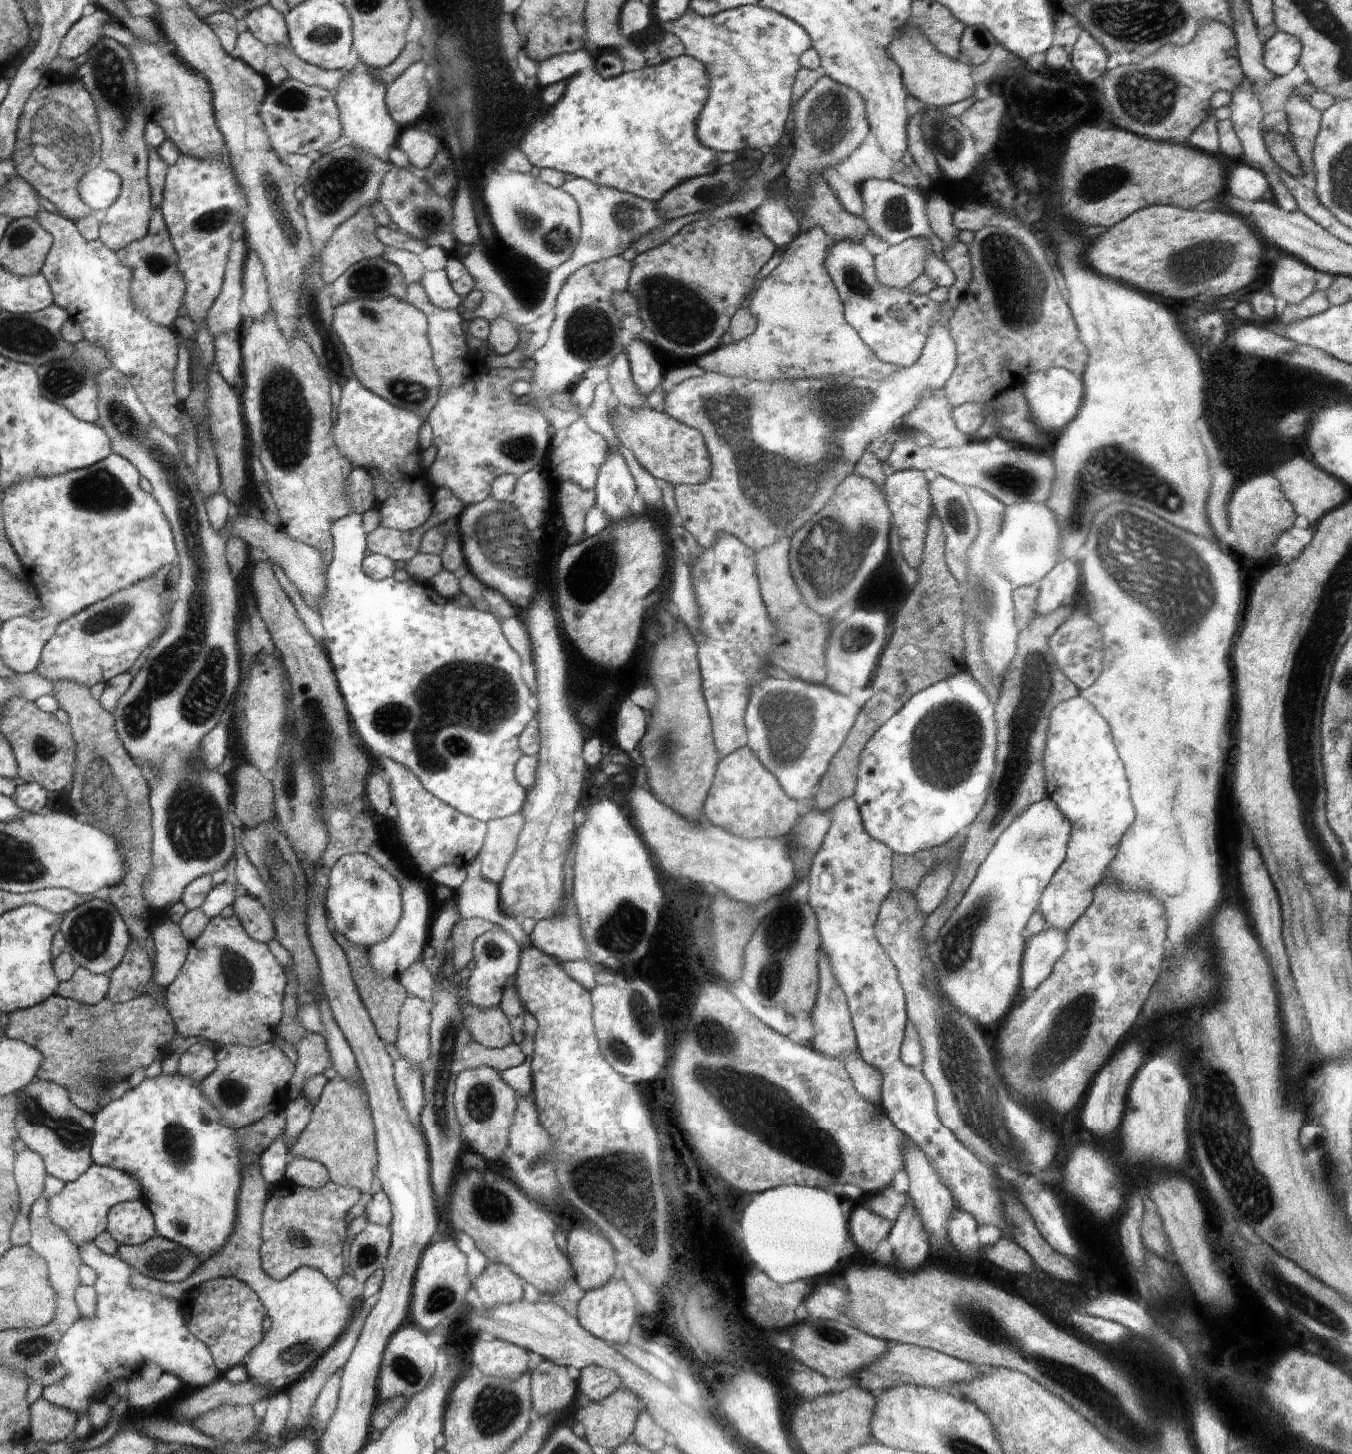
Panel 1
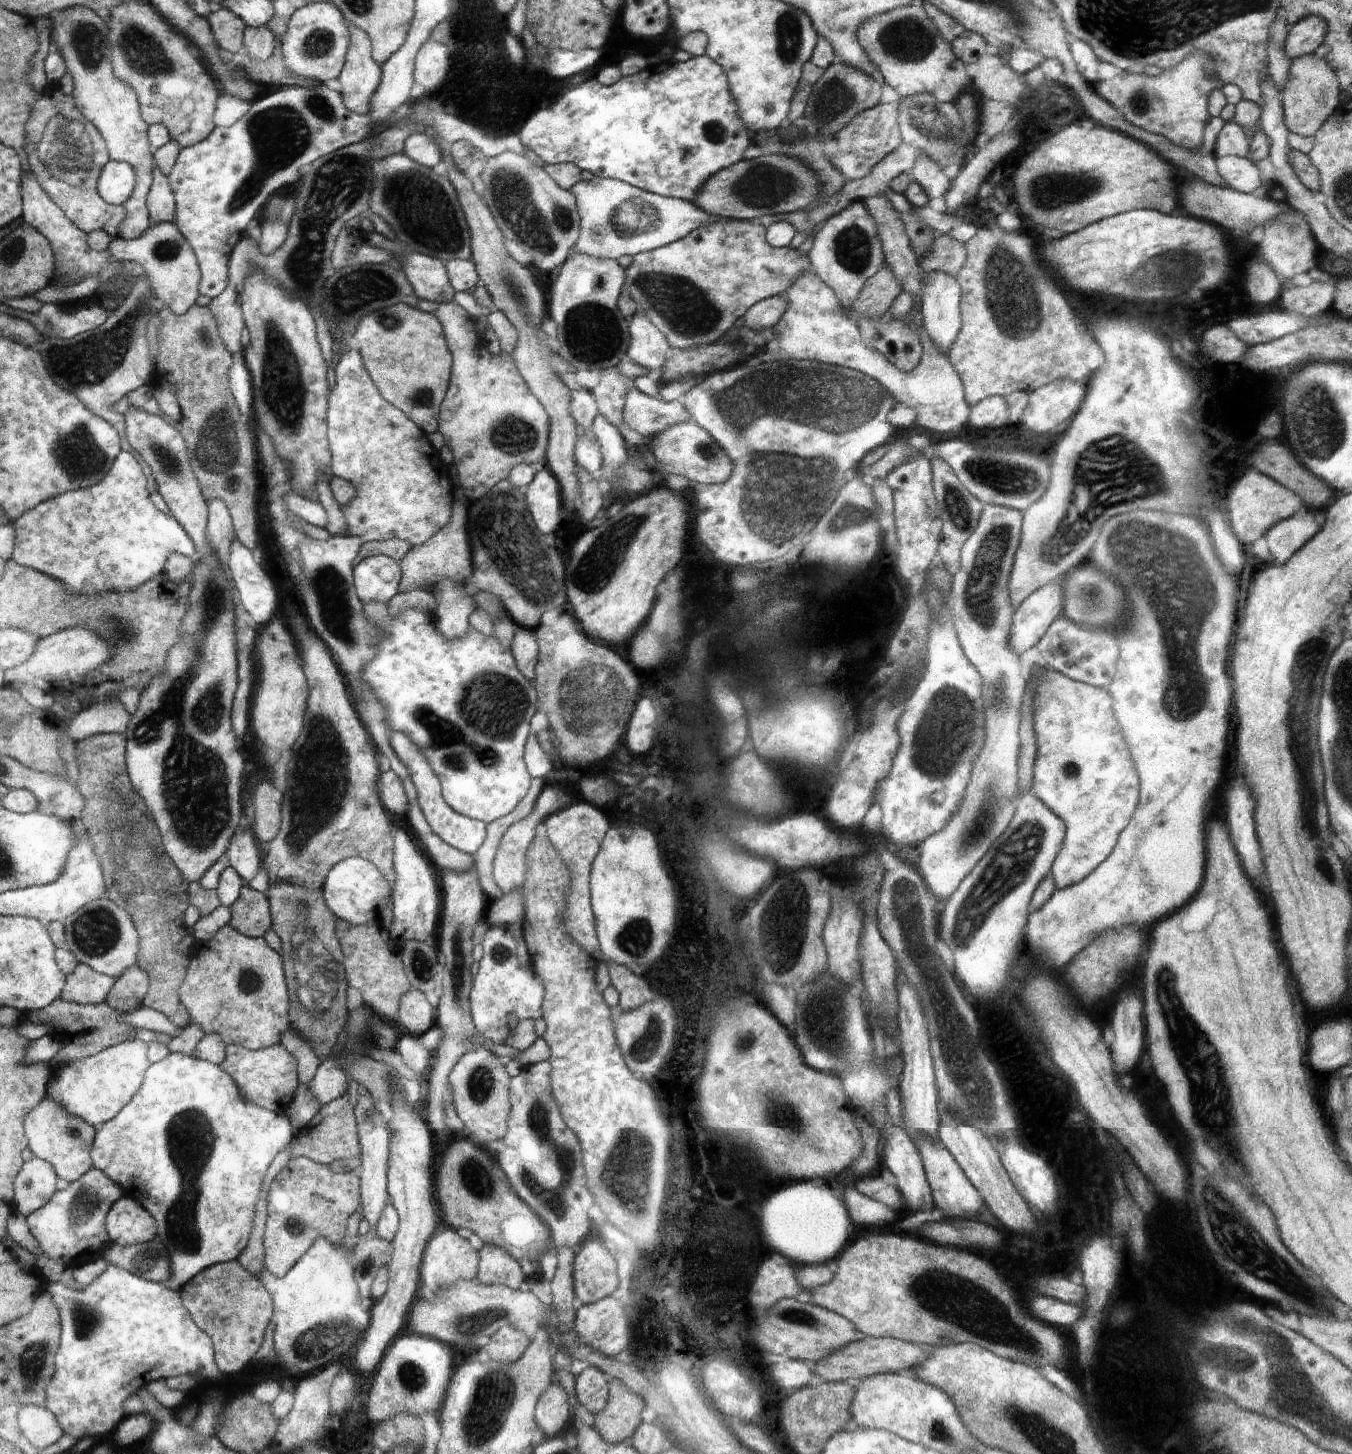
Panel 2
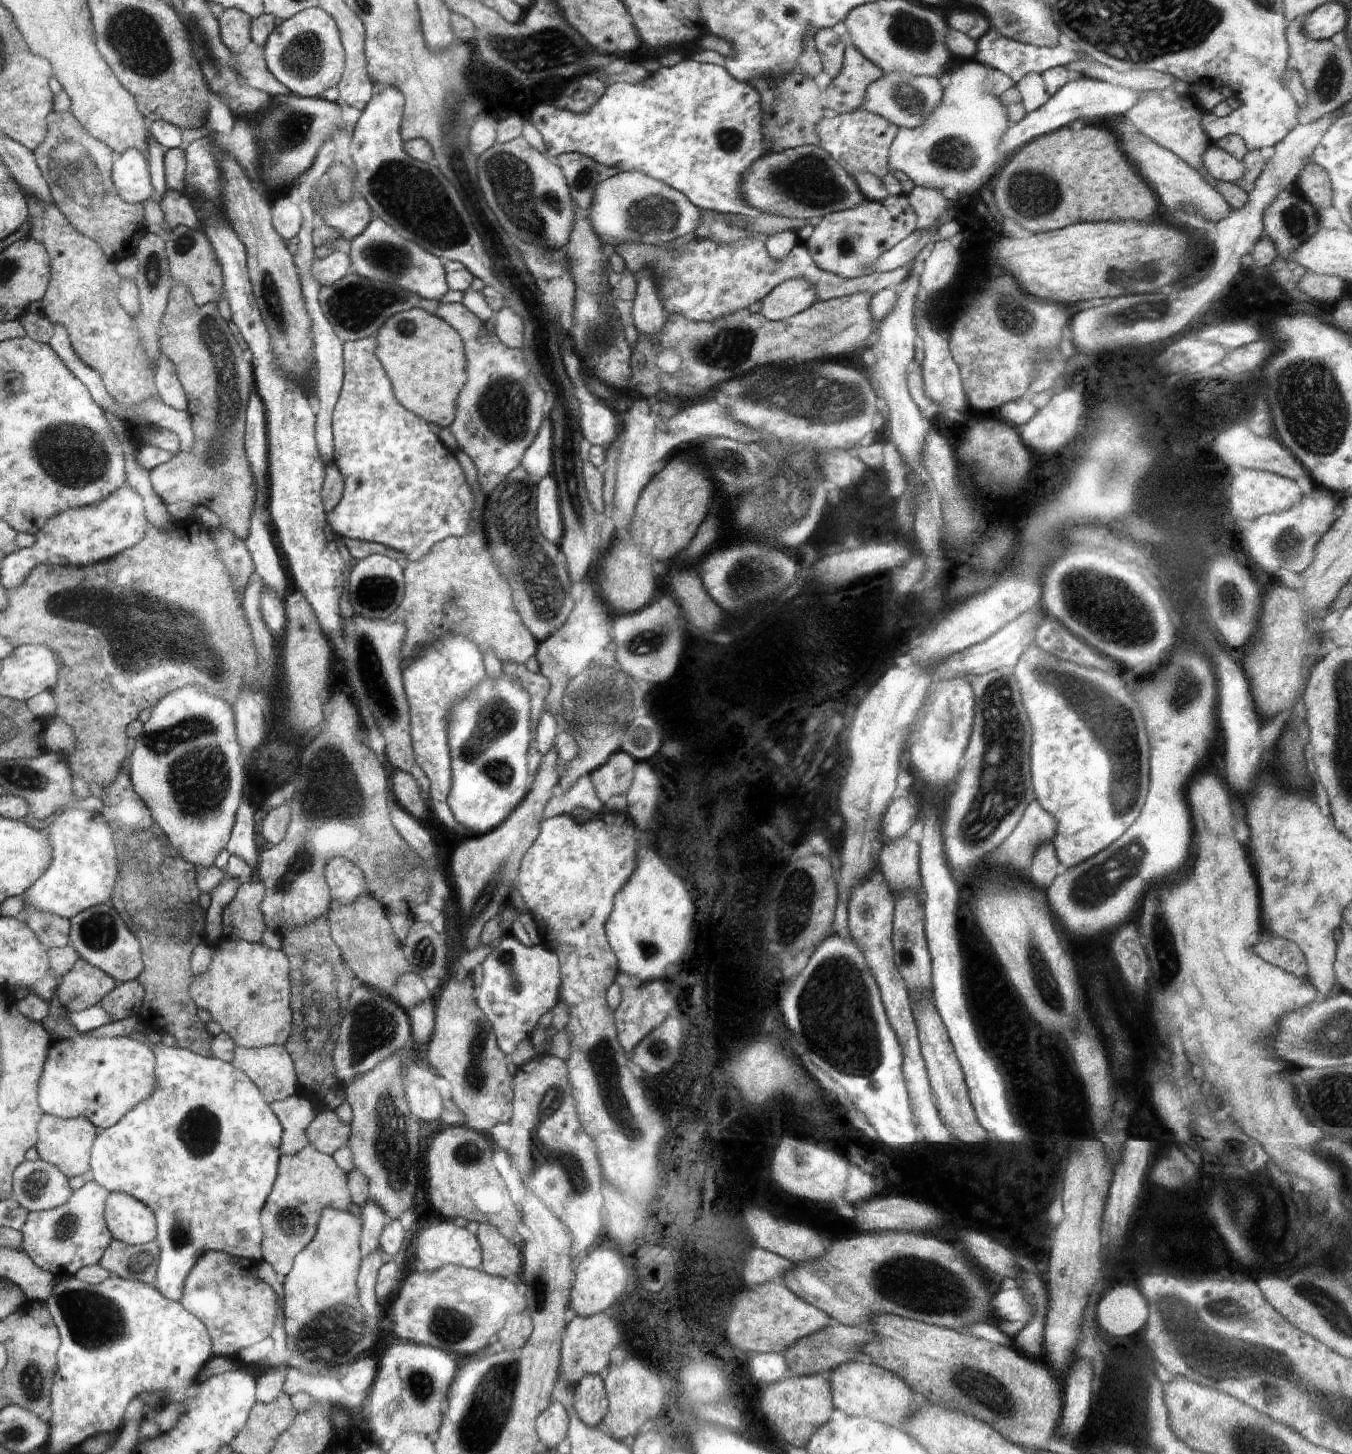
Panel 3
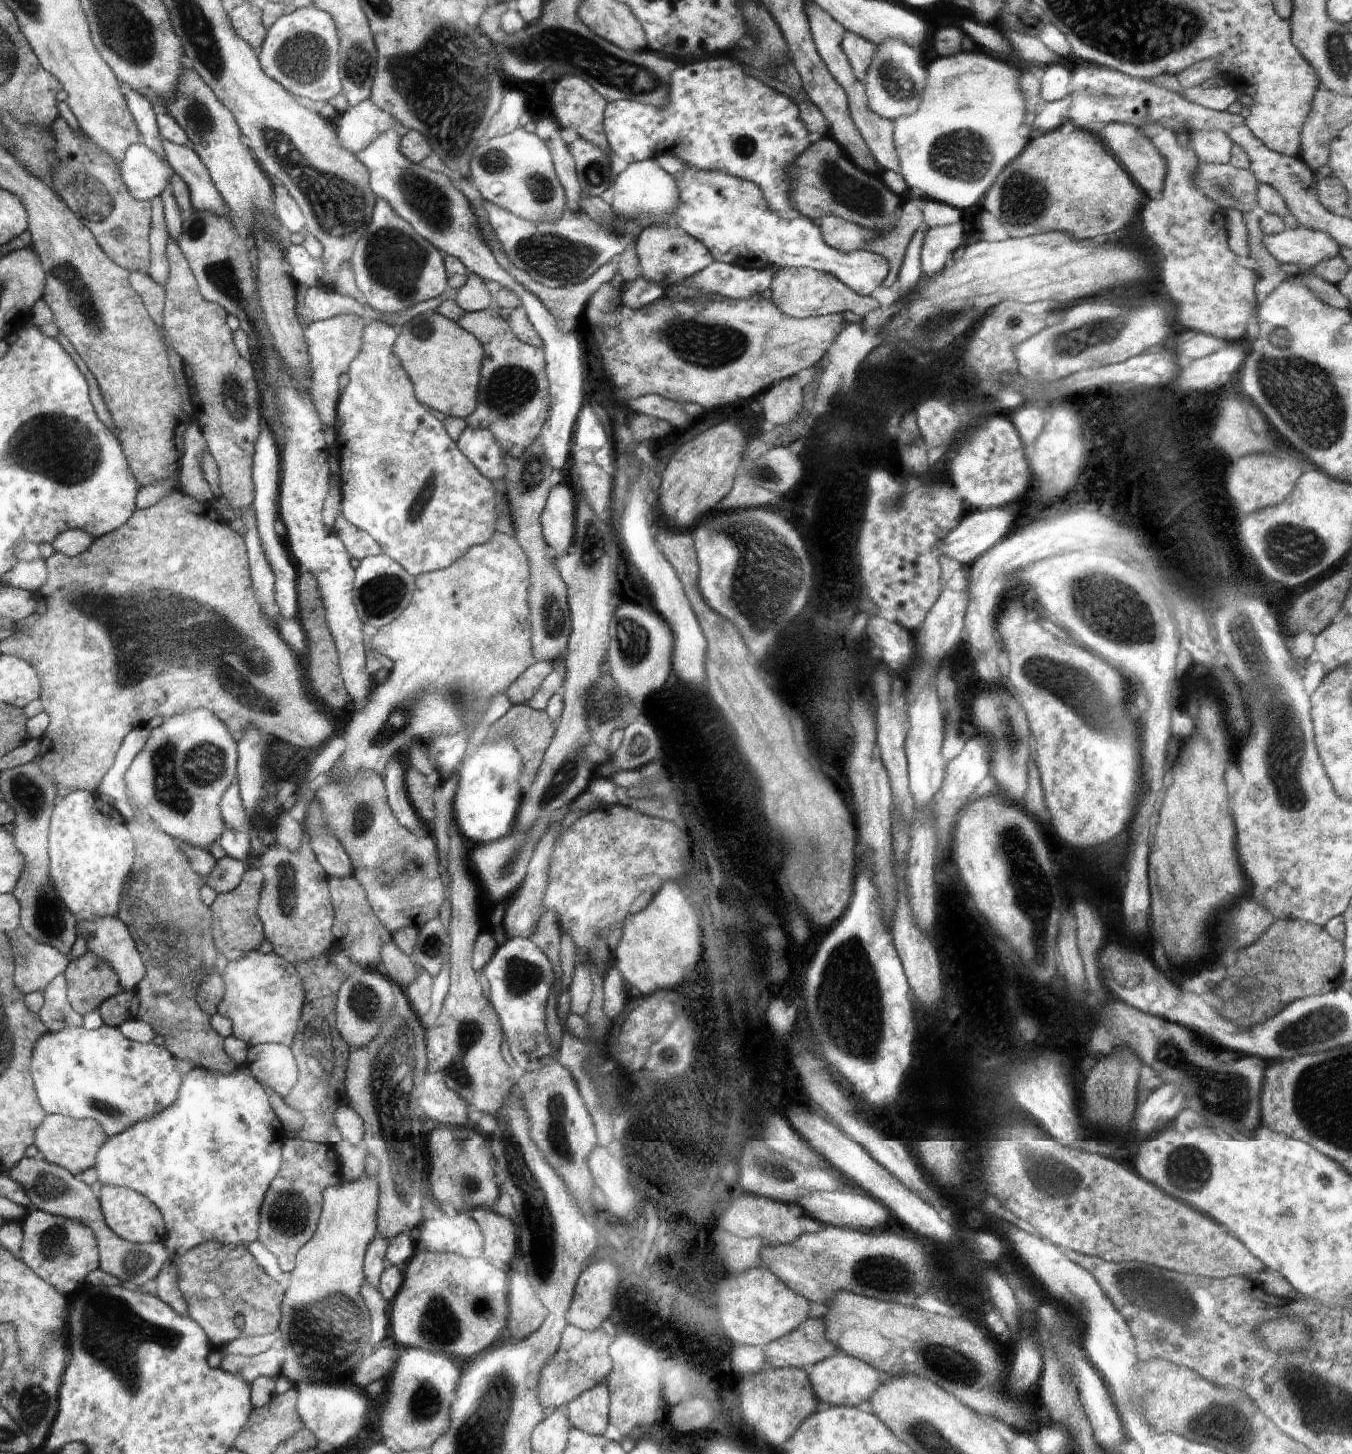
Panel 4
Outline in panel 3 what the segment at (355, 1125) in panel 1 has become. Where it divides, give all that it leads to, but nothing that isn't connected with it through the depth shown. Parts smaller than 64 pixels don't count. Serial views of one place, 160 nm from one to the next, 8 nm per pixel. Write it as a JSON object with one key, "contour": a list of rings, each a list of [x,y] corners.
{"contour":[[[327,1109],[317,1114],[306,1128],[308,1142],[327,1156],[333,1156],[339,1148],[348,1142],[353,1129],[350,1124],[340,1120],[336,1112]]]}

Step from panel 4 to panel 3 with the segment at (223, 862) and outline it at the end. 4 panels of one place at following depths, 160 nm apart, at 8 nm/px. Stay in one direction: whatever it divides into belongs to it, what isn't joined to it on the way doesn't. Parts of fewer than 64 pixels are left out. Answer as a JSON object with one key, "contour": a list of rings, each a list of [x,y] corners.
{"contour":[[[238,878],[224,879],[207,897],[208,912],[206,912],[207,928],[205,932],[208,932],[208,941],[206,943],[212,948],[218,947],[223,940],[221,917],[227,905],[234,899],[240,884]]]}

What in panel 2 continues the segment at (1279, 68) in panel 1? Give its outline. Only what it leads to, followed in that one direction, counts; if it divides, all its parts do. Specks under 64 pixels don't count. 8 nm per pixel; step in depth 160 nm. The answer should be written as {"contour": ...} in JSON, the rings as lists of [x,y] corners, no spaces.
{"contour":[[[1310,15],[1294,24],[1286,37],[1286,50],[1290,59],[1316,52],[1325,42],[1327,22],[1318,15]]]}

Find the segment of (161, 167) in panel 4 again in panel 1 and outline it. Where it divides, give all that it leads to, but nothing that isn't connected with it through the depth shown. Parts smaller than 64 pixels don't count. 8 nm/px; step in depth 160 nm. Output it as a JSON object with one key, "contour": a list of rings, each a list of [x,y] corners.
{"contour":[[[97,165],[93,170],[80,176],[78,192],[84,204],[94,213],[103,214],[119,199],[123,180],[112,170]]]}

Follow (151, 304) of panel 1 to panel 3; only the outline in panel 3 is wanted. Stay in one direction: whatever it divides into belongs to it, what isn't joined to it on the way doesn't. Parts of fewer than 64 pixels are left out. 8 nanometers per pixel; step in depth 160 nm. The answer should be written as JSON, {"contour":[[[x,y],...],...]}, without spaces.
{"contour":[[[176,225],[168,239],[164,242],[164,252],[166,252],[166,262],[170,272],[170,280],[186,284],[192,292],[192,298],[197,305],[217,303],[218,300],[225,298],[224,275],[218,258],[210,239],[201,229],[188,229],[183,225]]]}

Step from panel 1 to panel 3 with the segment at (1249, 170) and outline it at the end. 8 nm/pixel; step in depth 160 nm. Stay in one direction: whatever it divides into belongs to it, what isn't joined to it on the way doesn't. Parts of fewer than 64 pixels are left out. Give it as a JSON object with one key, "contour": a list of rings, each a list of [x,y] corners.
{"contour":[[[1210,142],[1202,155],[1203,165],[1212,178],[1234,183],[1243,175],[1243,161],[1227,153],[1216,142]]]}

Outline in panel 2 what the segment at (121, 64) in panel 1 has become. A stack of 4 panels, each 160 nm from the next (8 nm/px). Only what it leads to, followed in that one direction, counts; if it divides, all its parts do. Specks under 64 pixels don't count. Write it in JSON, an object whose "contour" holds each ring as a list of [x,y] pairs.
{"contour":[[[70,7],[51,18],[52,34],[51,43],[58,48],[58,52],[62,54],[64,62],[66,62],[67,72],[72,76],[74,82],[74,92],[76,105],[79,112],[84,114],[88,121],[100,130],[100,133],[106,141],[108,156],[111,160],[124,162],[130,164],[136,173],[136,187],[132,195],[124,204],[122,208],[126,210],[124,220],[120,222],[118,228],[118,239],[130,240],[143,236],[150,226],[149,212],[146,208],[146,198],[150,191],[150,184],[152,184],[152,152],[150,152],[150,144],[148,142],[148,124],[143,119],[140,112],[138,94],[130,84],[126,84],[124,80],[116,77],[115,68],[112,65],[112,44],[108,42],[108,26],[94,11],[88,8]]]}

